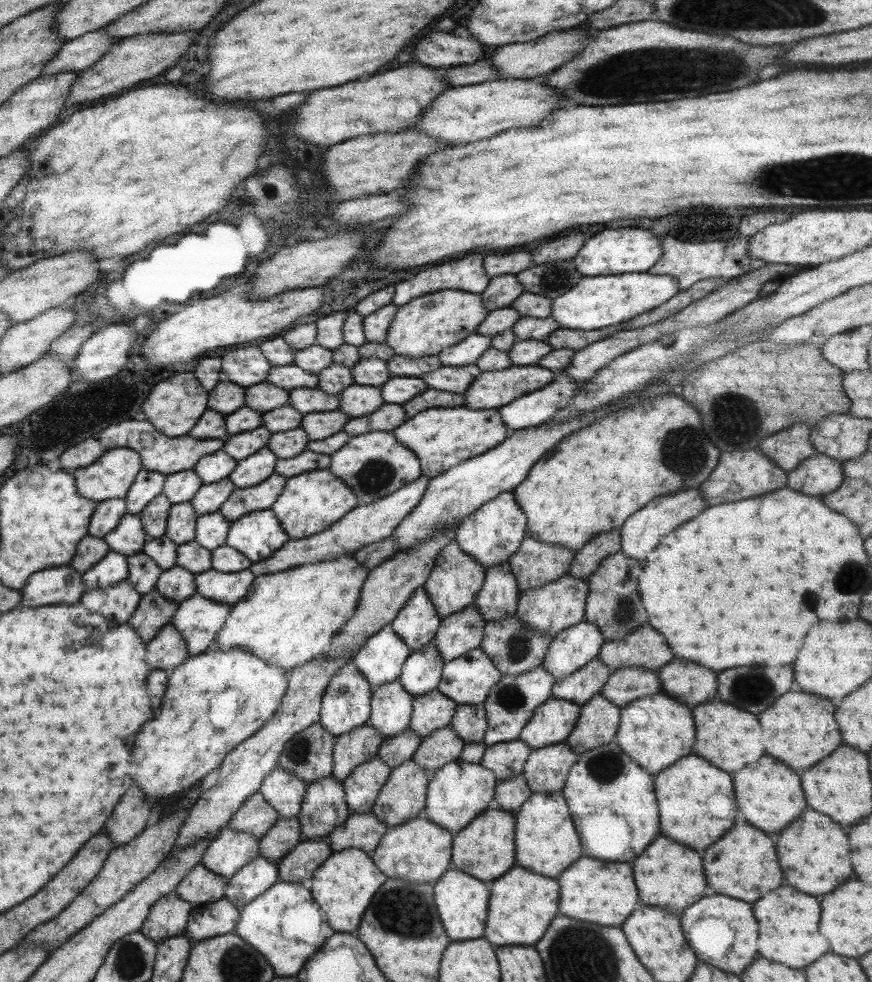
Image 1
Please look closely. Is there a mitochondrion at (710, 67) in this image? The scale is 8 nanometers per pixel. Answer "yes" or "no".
yes

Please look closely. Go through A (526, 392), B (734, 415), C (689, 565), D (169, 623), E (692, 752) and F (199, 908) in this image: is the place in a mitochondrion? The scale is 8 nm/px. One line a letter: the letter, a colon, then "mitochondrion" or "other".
A: other
B: mitochondrion
C: other
D: other
E: other
F: other

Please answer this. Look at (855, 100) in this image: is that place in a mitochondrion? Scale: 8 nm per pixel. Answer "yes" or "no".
no

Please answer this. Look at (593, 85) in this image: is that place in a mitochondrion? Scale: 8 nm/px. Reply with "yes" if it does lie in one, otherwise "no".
yes

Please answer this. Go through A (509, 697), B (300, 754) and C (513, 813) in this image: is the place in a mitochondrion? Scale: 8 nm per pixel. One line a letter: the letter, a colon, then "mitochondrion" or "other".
A: mitochondrion
B: mitochondrion
C: other

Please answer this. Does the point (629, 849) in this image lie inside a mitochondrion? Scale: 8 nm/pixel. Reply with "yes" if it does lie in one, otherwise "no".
no

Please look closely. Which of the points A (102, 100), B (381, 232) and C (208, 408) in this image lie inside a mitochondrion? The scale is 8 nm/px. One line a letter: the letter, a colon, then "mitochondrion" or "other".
A: other
B: other
C: other

